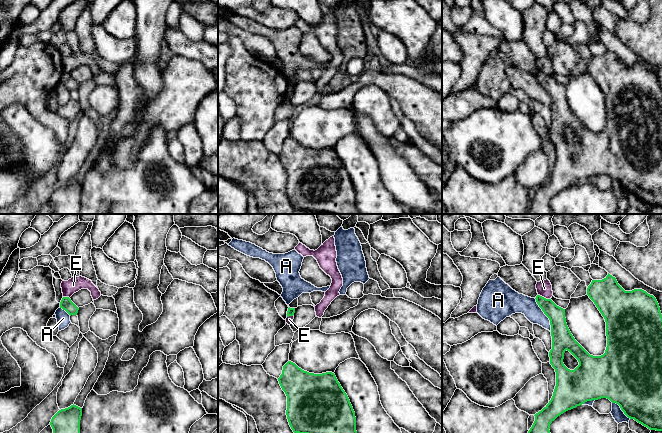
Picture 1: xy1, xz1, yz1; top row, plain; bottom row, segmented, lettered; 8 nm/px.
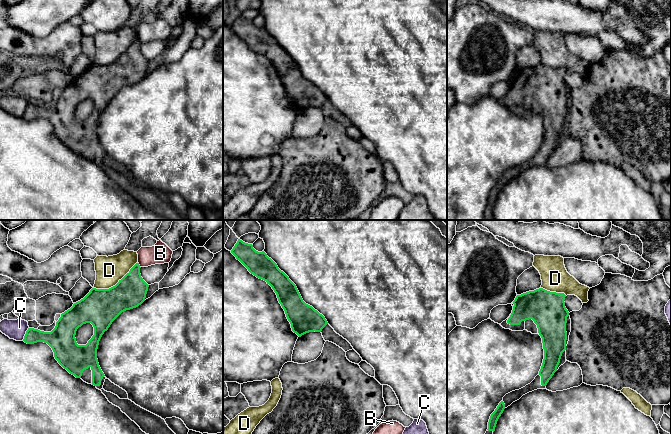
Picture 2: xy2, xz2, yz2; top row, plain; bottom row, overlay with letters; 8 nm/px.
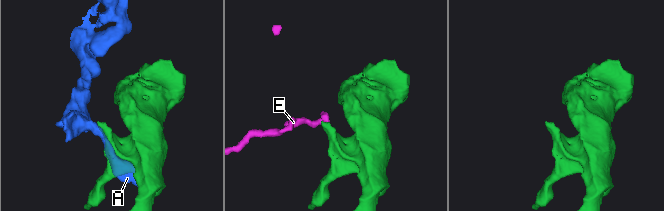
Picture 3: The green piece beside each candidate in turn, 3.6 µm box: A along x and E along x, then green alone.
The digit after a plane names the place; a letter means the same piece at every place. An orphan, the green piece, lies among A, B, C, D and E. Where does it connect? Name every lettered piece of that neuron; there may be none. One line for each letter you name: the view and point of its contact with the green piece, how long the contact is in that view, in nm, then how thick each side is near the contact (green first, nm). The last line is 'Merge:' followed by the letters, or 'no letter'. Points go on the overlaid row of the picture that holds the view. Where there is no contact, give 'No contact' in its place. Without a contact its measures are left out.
Merge: no letter

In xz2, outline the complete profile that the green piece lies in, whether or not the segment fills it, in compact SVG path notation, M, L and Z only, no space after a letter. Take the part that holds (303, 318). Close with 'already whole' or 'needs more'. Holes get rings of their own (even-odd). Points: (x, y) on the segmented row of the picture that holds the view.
M238 239L231 253L251 274L272 287L292 331L299 337L309 332L321 332L328 324L322 314L303 301L296 285L264 251L258 252L252 244Z | already whole

